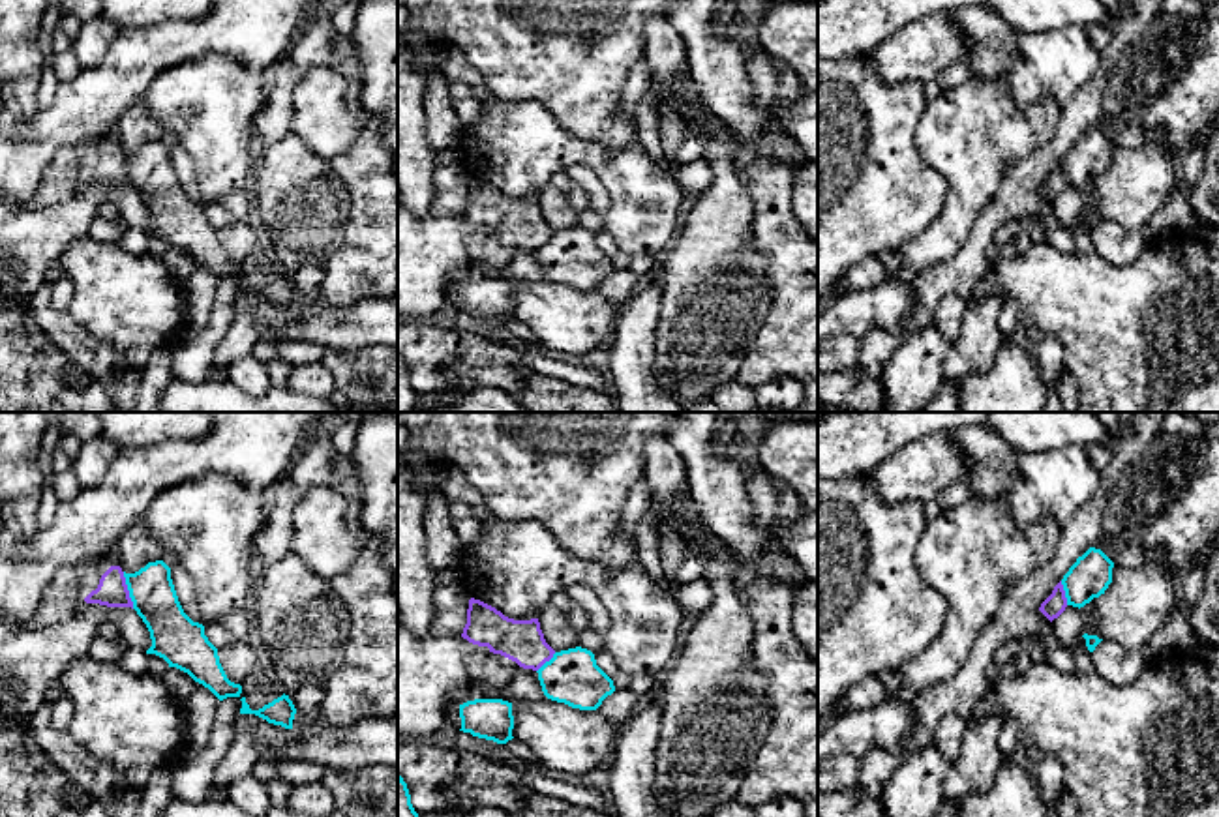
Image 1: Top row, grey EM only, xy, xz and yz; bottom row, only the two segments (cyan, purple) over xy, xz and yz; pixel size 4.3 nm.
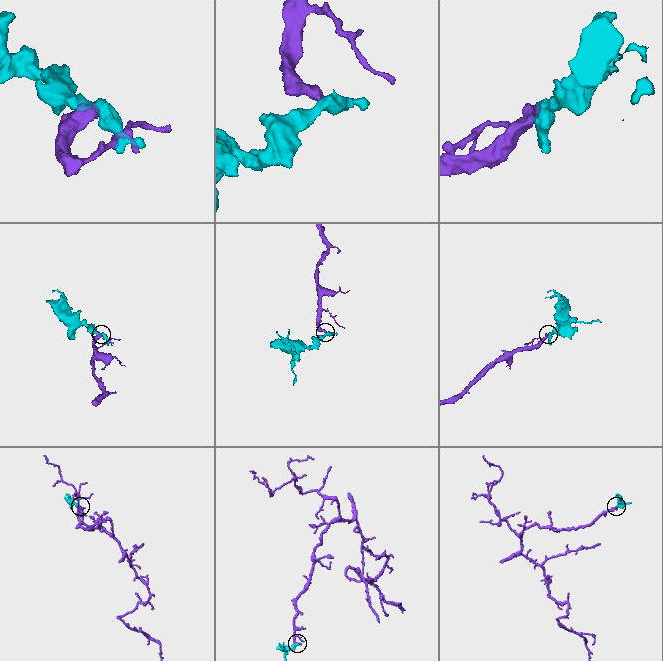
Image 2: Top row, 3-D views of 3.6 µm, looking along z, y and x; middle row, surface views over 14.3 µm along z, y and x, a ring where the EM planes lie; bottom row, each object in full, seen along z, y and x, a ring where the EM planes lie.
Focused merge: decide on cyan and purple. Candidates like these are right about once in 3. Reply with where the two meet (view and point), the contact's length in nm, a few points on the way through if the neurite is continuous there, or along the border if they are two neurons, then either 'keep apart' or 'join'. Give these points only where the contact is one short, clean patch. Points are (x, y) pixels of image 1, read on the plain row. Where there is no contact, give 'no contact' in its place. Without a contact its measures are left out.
xy (128, 169) | 170 nm | along xy (122, 152), (134, 188) | keep apart

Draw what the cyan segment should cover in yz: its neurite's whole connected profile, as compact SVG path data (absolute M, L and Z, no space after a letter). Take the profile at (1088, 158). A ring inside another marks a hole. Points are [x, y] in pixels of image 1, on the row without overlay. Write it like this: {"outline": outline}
{"outline": "M1090 127L1063 156L1067 186L1084 187L1093 178L1105 174L1112 163L1114 142L1095 127Z"}

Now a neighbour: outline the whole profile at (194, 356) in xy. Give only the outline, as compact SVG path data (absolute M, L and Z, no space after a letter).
M244 270L238 277L219 281L212 305L212 317L206 326L199 334L182 337L176 343L171 362L173 379L180 379L184 382L208 380L208 375L214 369L216 349L236 315L234 304L242 289L242 277L248 277Z

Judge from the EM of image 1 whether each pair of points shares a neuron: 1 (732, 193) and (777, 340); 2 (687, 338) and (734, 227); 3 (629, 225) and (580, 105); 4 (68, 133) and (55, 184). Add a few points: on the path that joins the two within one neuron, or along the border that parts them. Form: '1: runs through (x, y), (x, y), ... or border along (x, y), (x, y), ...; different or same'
1: border along (767, 265), (773, 300), (749, 349); different
2: runs through (711, 310), (713, 255); same
3: border along (556, 117), (572, 133), (610, 147), (638, 139); different
4: border along (105, 133), (62, 150), (38, 186); different

